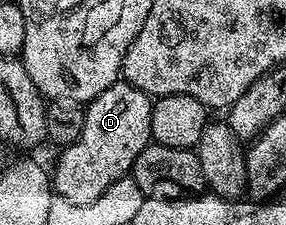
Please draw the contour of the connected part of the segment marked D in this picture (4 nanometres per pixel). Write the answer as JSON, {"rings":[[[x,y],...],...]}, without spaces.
{"rings":[[[124,79],[115,81],[108,91],[96,95],[96,99],[85,106],[84,127],[80,131],[78,140],[72,145],[65,146],[58,157],[58,162],[52,169],[53,192],[59,197],[63,197],[68,203],[83,205],[92,203],[92,199],[100,199],[112,183],[116,183],[120,178],[127,176],[134,168],[134,161],[144,151],[146,146],[151,144],[150,135],[150,106],[151,98],[144,91],[132,87]]]}

